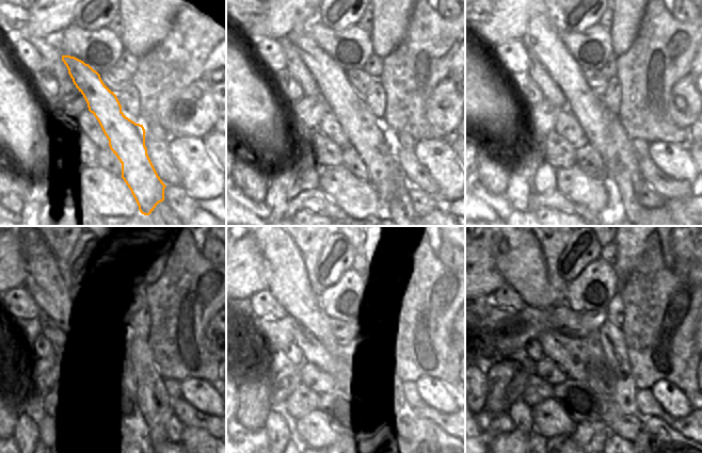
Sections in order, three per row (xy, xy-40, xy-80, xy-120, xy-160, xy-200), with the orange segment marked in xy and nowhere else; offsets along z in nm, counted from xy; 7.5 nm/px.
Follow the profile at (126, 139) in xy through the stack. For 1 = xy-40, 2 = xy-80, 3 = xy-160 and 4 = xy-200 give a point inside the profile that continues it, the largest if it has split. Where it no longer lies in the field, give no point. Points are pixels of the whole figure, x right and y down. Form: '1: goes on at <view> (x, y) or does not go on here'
1: goes on at xy-40 (365, 132)
2: goes on at xy-80 (541, 39)
3: goes on at xy-160 (285, 271)
4: goes on at xy-200 (517, 256)

